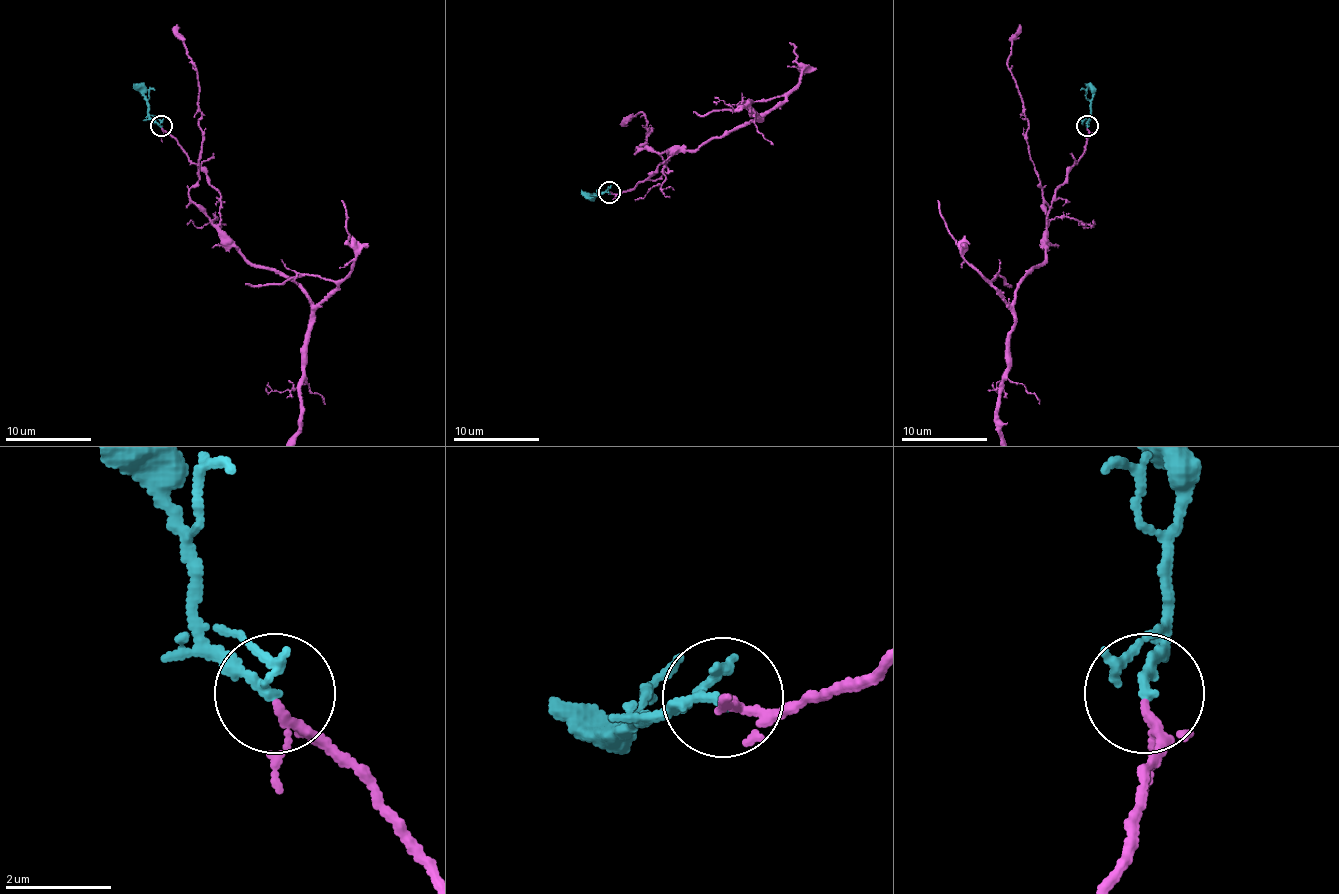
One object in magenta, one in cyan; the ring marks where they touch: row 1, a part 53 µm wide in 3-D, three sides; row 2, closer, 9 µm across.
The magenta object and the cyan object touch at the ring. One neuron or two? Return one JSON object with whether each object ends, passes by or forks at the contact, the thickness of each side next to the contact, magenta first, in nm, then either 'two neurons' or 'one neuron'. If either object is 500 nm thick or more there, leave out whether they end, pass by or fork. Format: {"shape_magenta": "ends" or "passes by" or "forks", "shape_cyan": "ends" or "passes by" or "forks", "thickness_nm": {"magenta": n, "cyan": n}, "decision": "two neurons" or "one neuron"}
{"shape_magenta": "passes by", "shape_cyan": "ends", "thickness_nm": {"magenta": 110, "cyan": 200}, "decision": "one neuron"}

